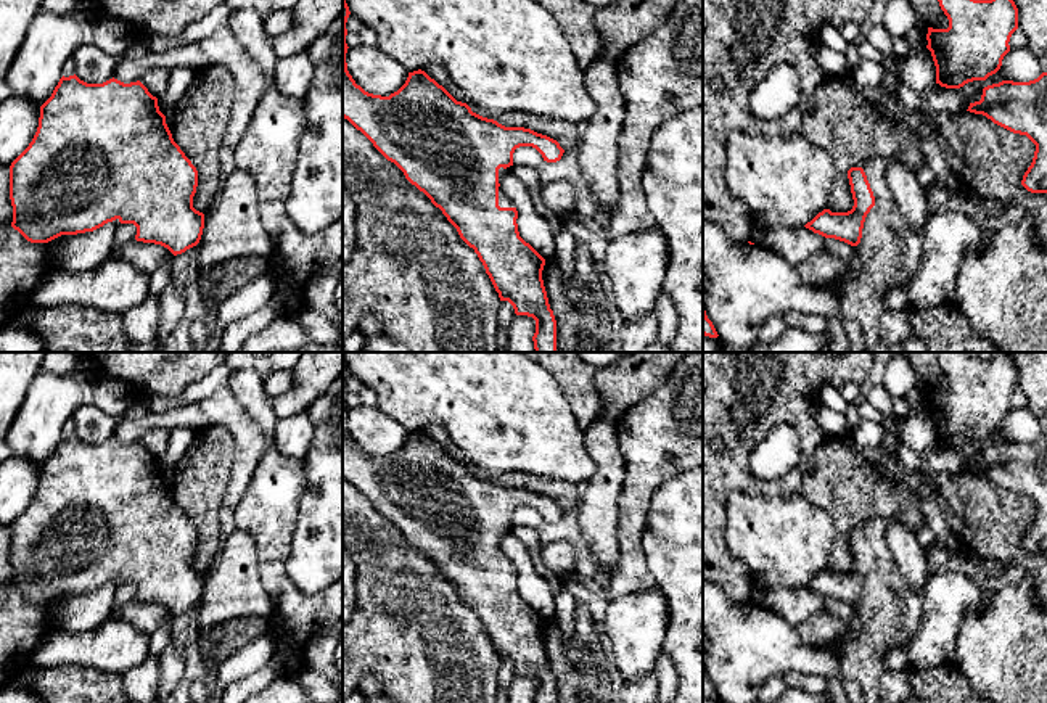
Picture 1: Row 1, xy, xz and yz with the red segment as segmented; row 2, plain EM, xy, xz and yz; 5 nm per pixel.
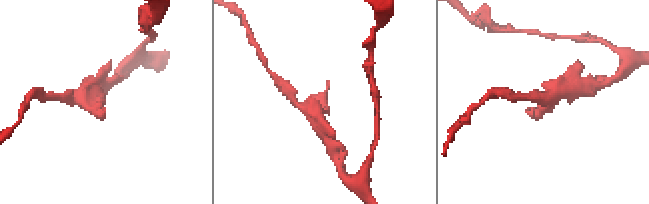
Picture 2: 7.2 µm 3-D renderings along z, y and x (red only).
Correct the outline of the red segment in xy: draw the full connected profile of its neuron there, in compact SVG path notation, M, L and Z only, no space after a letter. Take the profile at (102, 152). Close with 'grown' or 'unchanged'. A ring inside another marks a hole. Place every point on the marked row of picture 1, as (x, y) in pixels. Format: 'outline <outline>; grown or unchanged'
outline M76 74L63 76L40 106L32 142L10 166L11 227L31 243L48 243L61 235L93 232L117 219L137 227L137 241L161 245L177 256L196 246L203 235L204 214L193 208L196 187L196 167L174 142L158 98L140 80L124 84L113 77L87 84Z; unchanged

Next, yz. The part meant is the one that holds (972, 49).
outline M938 0L949 19L947 29L928 27L926 48L936 66L936 84L960 88L996 74L1010 51L1010 37L1018 29L1018 8L1013 0Z; unchanged

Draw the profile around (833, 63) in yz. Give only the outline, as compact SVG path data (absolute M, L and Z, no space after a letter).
M823 42L814 47L812 55L828 77L838 77L849 72L844 55L828 48Z

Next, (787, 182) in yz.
M733 132L725 161L727 185L748 204L753 225L804 227L828 209L835 161L803 134L770 140Z

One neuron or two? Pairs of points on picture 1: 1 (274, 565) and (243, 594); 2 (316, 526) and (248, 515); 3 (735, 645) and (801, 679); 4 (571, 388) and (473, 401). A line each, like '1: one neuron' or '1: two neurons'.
1: two neurons
2: two neurons
3: two neurons
4: two neurons

